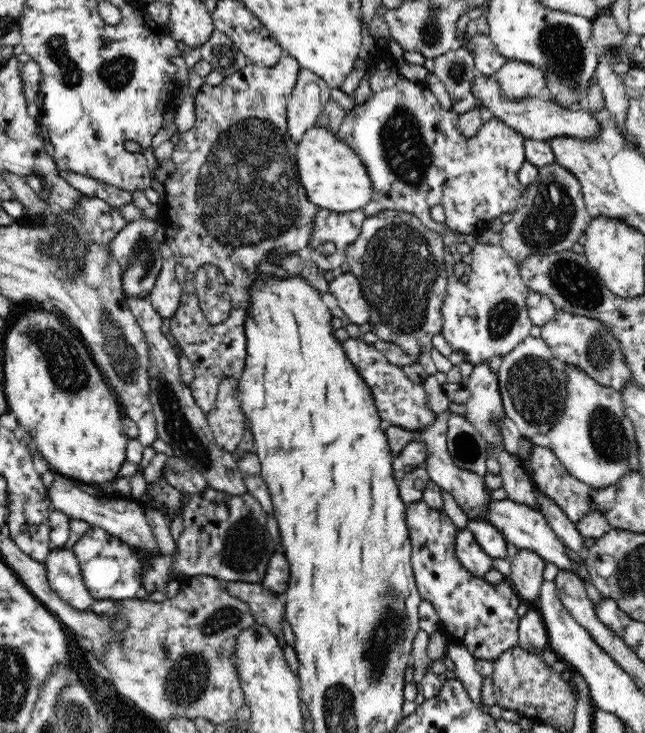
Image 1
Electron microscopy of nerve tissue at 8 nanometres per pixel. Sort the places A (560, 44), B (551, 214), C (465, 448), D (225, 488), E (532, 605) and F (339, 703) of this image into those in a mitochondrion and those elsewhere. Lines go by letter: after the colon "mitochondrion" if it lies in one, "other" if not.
A: mitochondrion
B: mitochondrion
C: mitochondrion
D: other
E: other
F: mitochondrion

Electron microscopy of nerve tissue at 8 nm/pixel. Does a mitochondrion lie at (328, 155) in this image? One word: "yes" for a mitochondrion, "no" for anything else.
no

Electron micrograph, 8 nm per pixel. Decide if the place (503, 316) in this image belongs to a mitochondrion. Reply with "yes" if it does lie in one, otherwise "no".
yes

